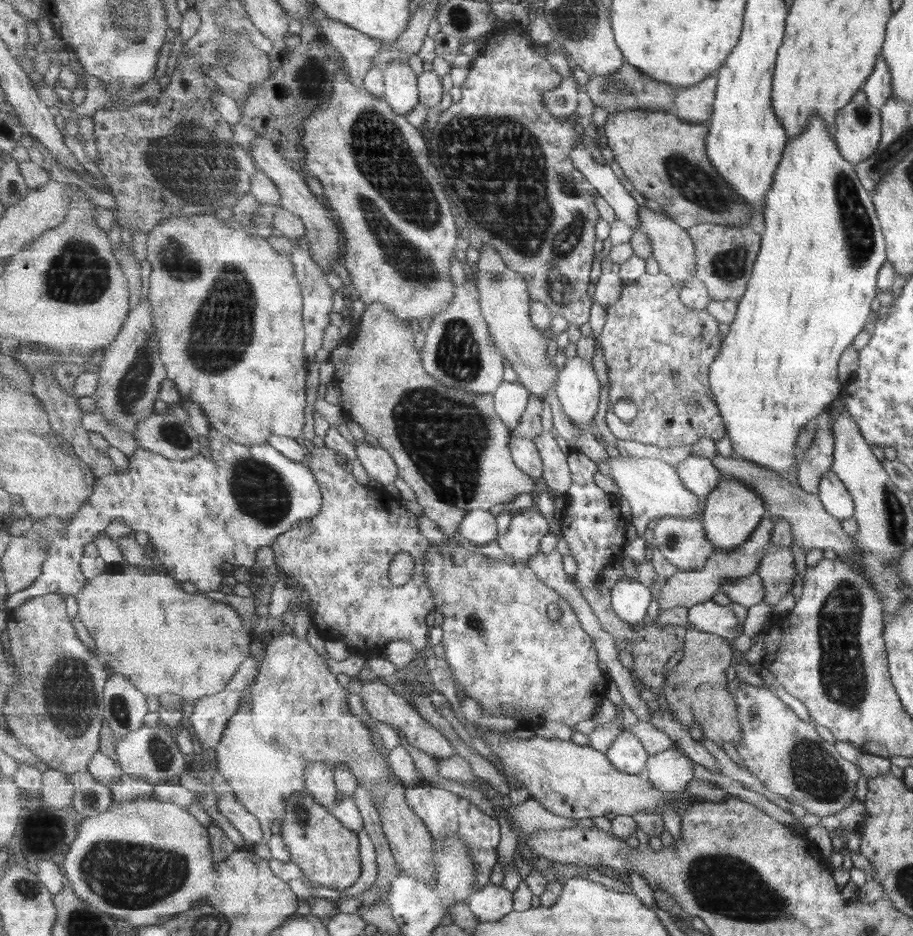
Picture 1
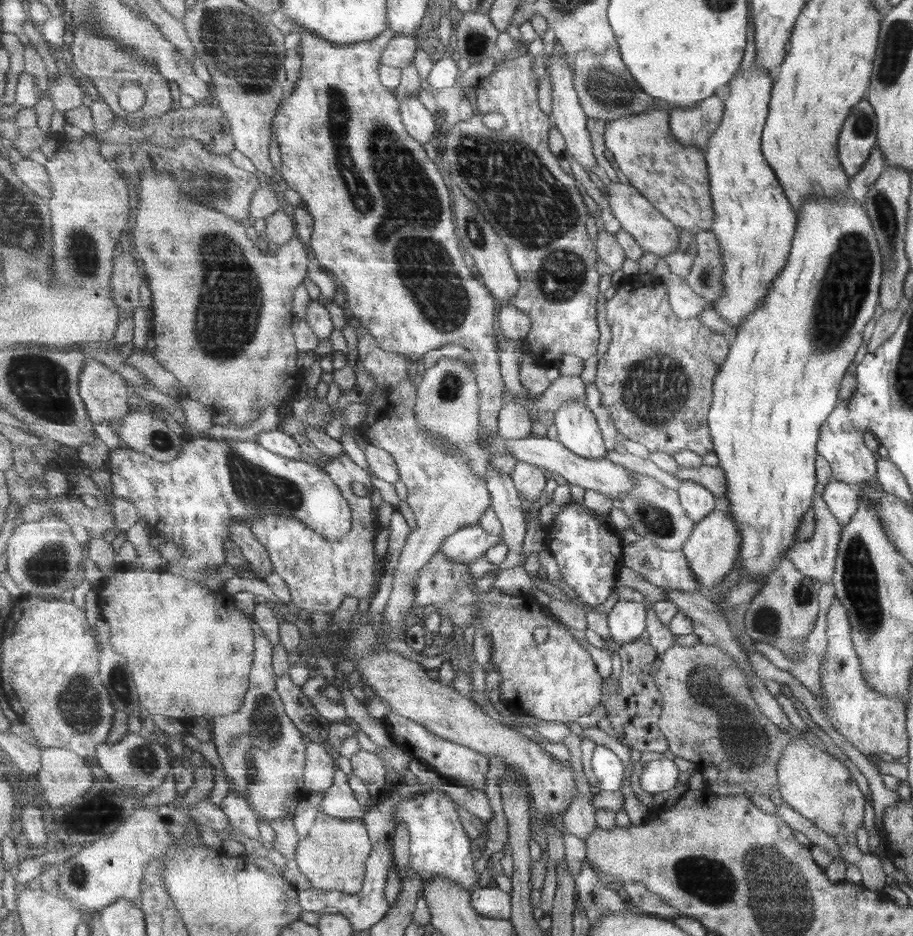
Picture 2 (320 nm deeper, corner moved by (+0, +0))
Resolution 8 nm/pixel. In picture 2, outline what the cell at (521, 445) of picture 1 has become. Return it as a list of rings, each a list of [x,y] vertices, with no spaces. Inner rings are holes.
[[[518,462],[516,469],[512,472],[514,485],[520,492],[520,495],[531,501],[541,498],[545,492],[545,484],[549,475],[534,464],[528,462]]]

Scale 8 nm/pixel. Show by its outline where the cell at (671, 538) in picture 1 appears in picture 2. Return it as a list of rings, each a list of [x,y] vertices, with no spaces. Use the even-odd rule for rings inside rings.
[[[635,473],[636,487],[621,498],[621,509],[632,521],[634,533],[659,545],[663,550],[682,550],[694,532],[694,520],[687,514],[680,500],[679,491],[663,486],[655,478]]]

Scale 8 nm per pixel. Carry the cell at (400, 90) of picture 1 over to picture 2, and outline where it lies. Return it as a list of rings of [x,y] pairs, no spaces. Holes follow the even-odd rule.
[[[410,96],[401,100],[400,109],[402,110],[402,119],[410,135],[418,140],[422,145],[429,144],[437,132],[437,121],[440,115],[435,115],[419,100],[416,96]]]

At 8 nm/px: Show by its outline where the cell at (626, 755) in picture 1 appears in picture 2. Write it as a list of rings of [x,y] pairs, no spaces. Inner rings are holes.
[[[597,745],[594,749],[592,769],[602,791],[613,794],[624,788],[623,761],[606,745]]]

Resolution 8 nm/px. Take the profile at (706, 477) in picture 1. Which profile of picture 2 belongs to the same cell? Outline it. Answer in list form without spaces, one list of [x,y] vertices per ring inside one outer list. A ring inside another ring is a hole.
[[[680,480],[679,496],[683,508],[695,523],[701,522],[713,510],[711,491],[693,480]]]

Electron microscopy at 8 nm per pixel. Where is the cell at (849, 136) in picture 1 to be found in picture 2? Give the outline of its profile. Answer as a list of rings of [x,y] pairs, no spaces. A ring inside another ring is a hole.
[[[862,98],[850,108],[836,140],[839,164],[851,178],[867,160],[876,137],[876,116],[872,106]]]

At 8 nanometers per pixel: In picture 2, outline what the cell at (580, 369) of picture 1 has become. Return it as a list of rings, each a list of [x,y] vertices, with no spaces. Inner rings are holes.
[[[567,401],[555,414],[557,440],[583,458],[605,458],[607,447],[597,417],[581,401]]]

